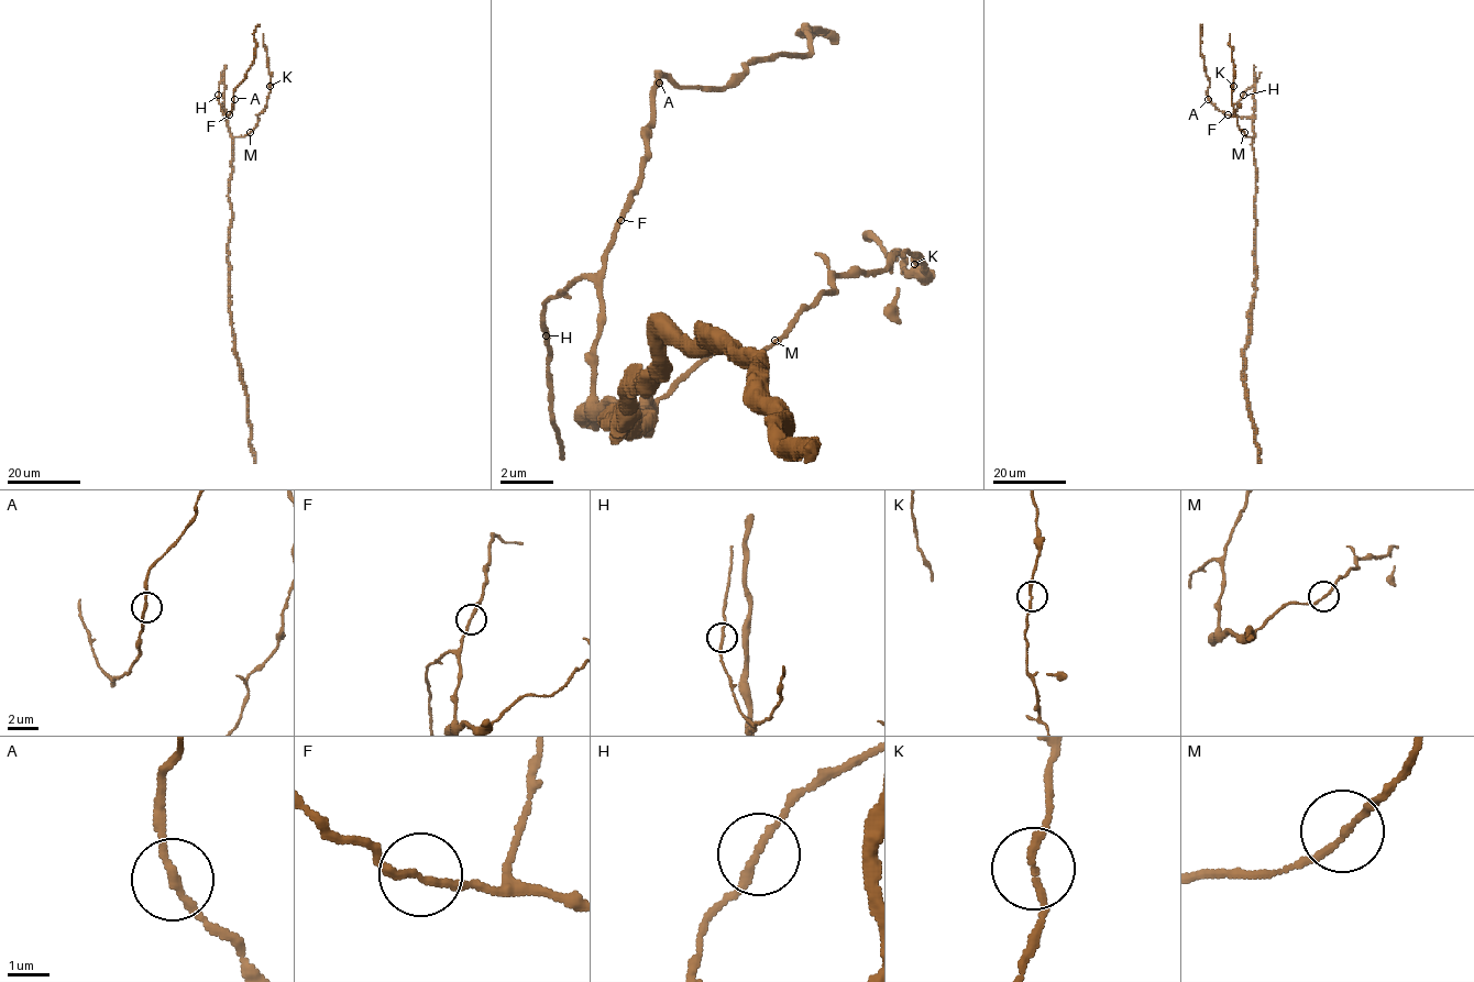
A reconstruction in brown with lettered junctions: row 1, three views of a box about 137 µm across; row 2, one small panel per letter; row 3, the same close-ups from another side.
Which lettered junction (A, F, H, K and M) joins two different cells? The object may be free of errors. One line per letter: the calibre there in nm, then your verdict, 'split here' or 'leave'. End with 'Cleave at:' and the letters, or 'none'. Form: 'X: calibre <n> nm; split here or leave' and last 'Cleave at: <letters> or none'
A: calibre 180 nm; leave
F: calibre 170 nm; leave
H: calibre 170 nm; leave
K: calibre 180 nm; leave
M: calibre 150 nm; leave
Cleave at: none

